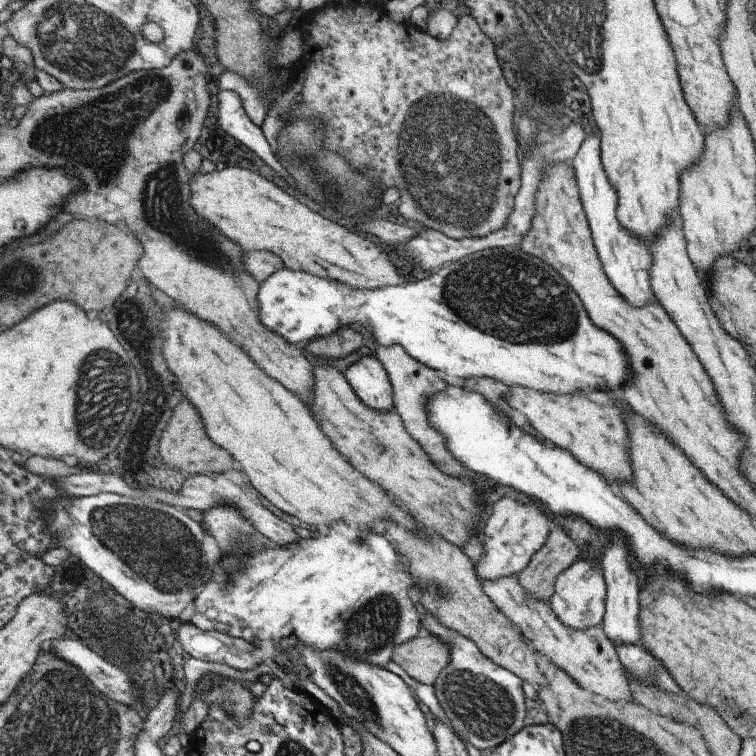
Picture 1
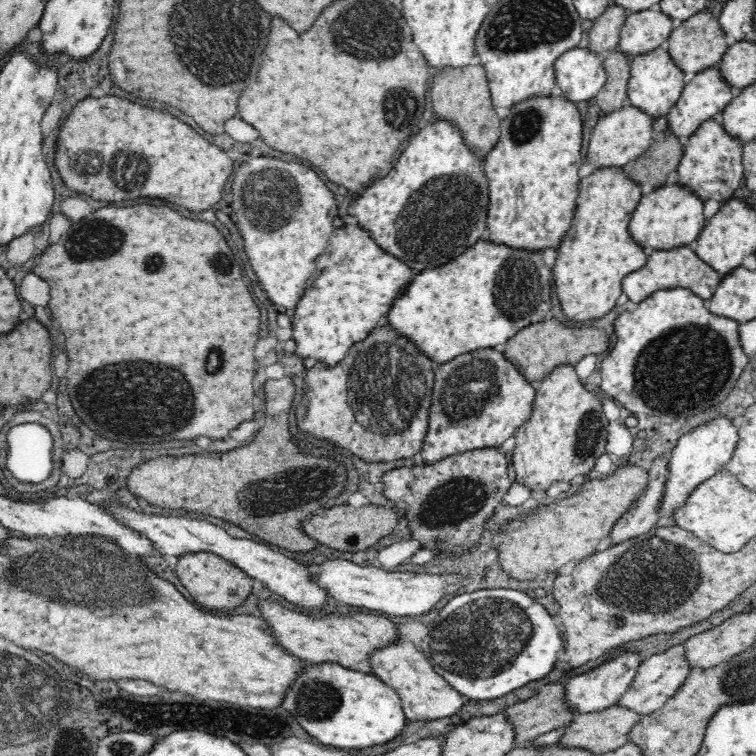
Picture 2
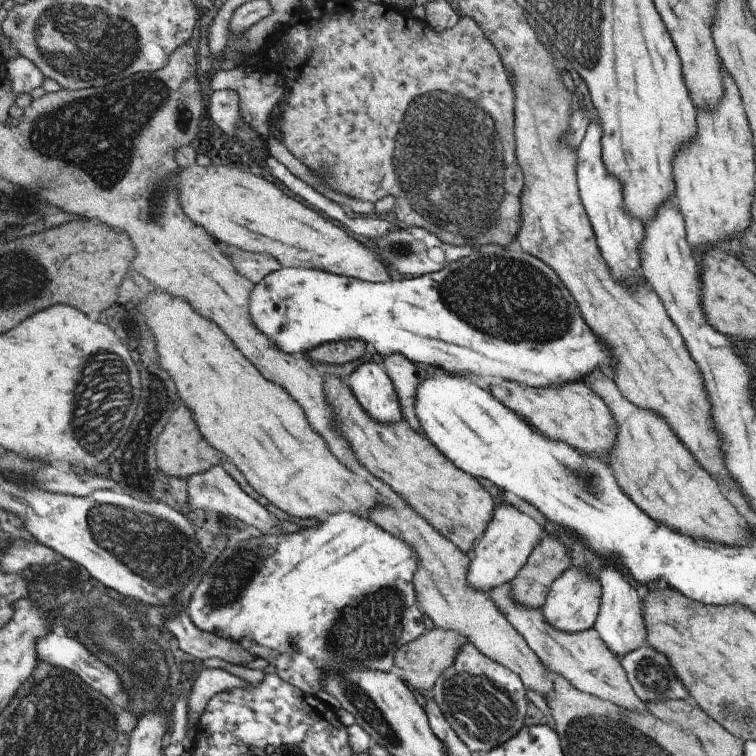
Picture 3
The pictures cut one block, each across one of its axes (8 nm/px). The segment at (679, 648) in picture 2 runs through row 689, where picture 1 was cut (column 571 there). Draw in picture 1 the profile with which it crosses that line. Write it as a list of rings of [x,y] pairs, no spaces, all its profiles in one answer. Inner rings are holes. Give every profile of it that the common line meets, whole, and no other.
[[[519,573],[501,580],[485,580],[482,585],[487,596],[495,602],[495,606],[502,610],[516,627],[519,627],[531,645],[547,658],[551,658],[555,666],[565,670],[567,676],[573,678],[583,690],[607,700],[623,700],[623,702],[632,700],[624,668],[619,662],[614,643],[603,634],[600,627],[591,627],[587,630],[567,628],[567,624],[563,624],[555,614],[551,600],[537,600],[521,586]]]

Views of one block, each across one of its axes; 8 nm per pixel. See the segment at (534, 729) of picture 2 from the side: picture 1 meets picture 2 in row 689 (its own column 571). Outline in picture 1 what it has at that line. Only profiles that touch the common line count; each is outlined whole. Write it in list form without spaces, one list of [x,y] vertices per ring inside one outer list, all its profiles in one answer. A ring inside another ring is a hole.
[[[560,525],[553,527],[546,545],[535,554],[531,559],[530,565],[519,573],[521,586],[523,586],[531,596],[535,596],[537,600],[550,600],[555,594],[555,585],[558,578],[577,560],[577,551],[577,546],[575,546],[574,542],[565,534],[563,528],[561,528]]]

